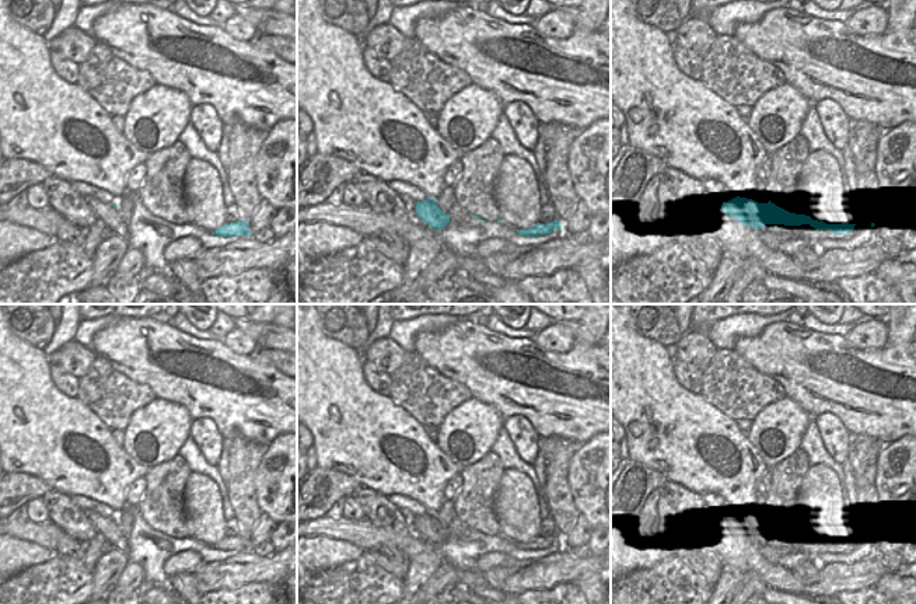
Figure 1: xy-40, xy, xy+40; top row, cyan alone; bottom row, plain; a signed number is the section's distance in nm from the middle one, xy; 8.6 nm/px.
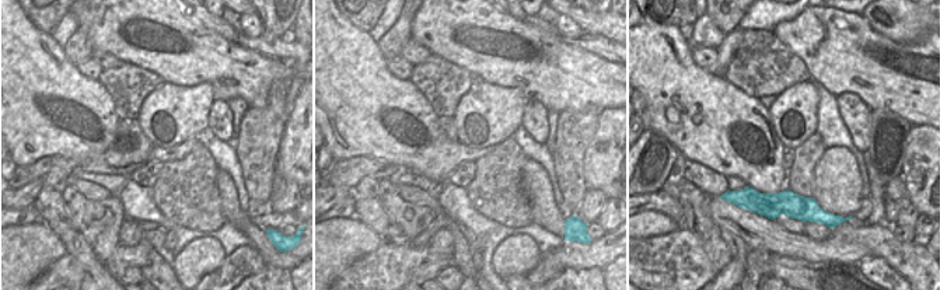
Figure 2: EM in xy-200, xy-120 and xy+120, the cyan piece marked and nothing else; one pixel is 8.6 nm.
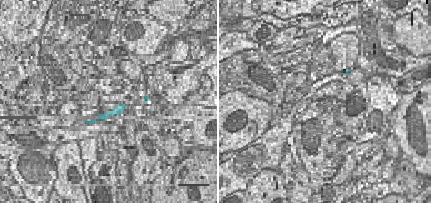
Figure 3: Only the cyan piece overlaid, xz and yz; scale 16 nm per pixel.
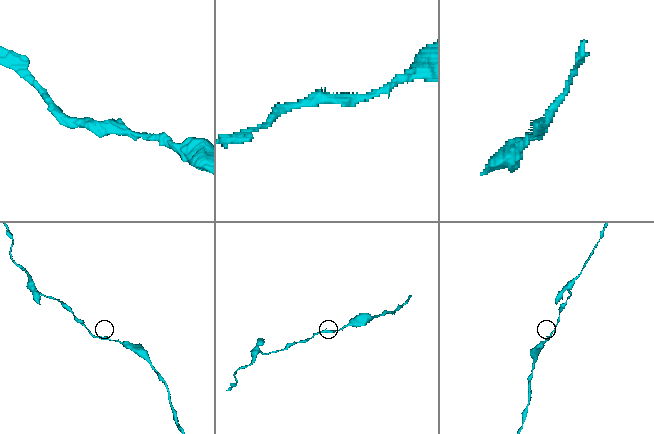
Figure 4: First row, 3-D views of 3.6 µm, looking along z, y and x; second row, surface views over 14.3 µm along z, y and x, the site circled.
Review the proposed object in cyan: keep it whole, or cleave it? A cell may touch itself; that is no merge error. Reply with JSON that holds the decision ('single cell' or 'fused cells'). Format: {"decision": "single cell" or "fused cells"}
{"decision": "single cell"}

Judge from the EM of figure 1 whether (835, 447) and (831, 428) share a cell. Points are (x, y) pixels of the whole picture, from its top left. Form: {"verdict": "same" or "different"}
{"verdict": "same"}

